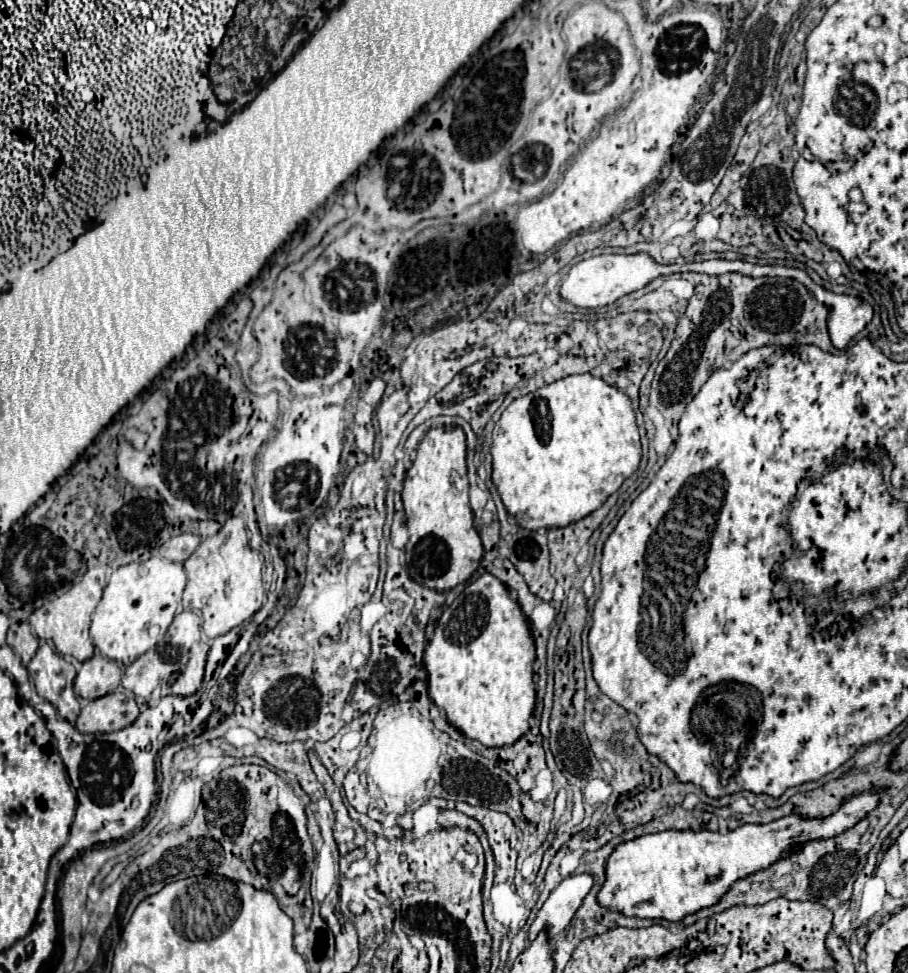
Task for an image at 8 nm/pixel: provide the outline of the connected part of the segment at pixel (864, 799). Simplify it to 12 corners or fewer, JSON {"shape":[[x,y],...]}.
{"shape":[[874,788],[822,818],[666,830],[608,858],[600,906],[680,922],[736,880],[834,838]]}

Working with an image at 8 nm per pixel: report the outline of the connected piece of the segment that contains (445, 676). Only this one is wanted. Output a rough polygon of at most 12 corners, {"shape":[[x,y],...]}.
{"shape":[[482,574],[424,650],[428,694],[488,748],[534,712],[534,638]]}

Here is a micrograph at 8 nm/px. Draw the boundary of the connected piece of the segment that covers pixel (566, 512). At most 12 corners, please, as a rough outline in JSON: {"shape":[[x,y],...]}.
{"shape":[[592,374],[516,398],[492,482],[522,528],[598,510],[642,458]]}

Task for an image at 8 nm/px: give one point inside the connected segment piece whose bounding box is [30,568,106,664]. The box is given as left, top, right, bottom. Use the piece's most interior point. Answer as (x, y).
(65, 621)

